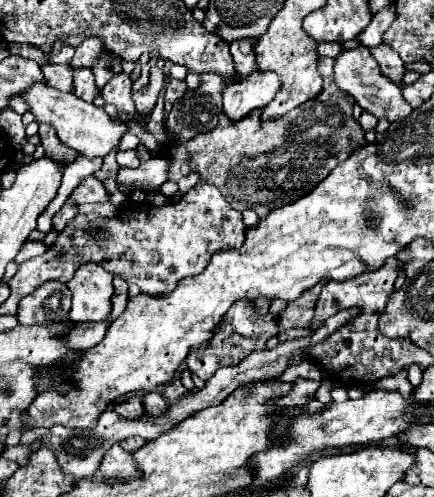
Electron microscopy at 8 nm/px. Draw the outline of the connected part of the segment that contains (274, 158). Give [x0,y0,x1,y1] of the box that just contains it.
[164,57,364,209]

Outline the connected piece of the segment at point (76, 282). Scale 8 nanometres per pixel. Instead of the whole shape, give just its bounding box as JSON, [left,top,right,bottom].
[68,263,114,321]

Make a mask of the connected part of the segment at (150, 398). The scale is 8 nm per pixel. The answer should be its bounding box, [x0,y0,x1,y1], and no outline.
[142,391,168,415]

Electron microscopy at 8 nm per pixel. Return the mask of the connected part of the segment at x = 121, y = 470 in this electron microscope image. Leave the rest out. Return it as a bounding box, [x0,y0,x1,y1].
[100,445,138,477]

